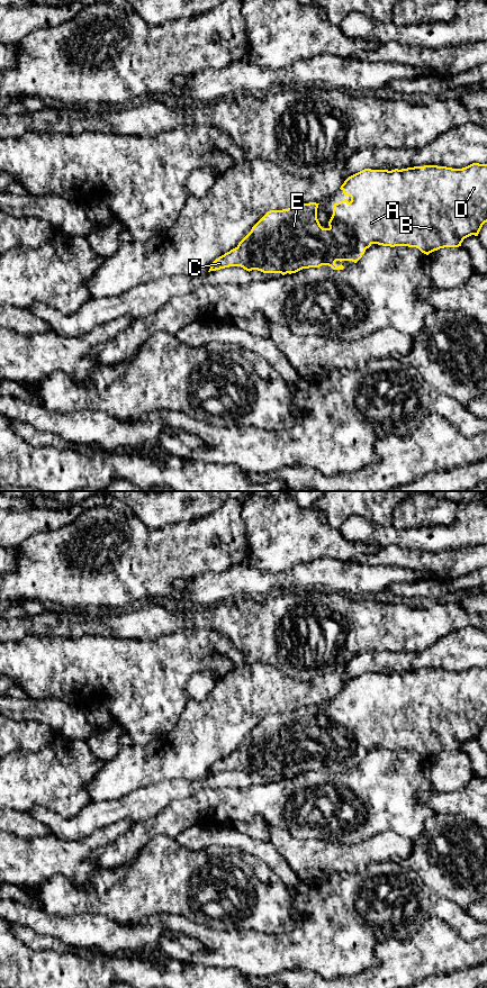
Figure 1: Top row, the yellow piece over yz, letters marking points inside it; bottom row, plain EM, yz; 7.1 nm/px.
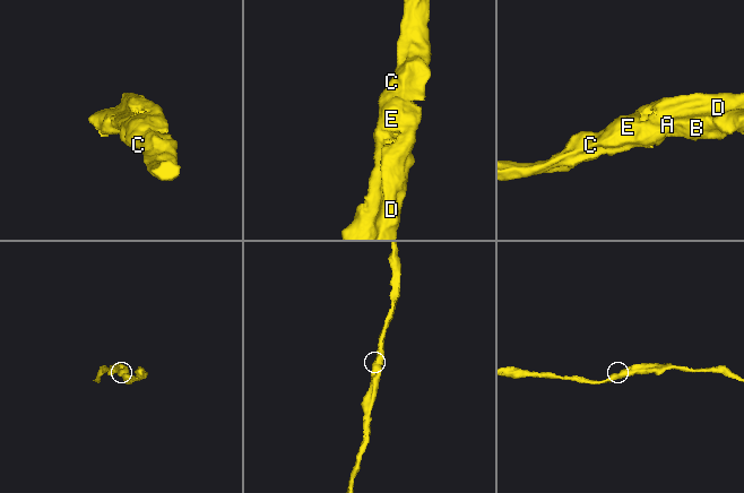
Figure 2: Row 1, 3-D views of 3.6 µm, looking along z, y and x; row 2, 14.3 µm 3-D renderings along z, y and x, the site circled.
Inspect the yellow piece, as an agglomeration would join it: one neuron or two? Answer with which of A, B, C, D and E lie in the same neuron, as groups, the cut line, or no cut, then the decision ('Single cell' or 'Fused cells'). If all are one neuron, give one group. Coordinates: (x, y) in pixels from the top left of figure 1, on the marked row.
Groups: A B C D E. No split. Single cell

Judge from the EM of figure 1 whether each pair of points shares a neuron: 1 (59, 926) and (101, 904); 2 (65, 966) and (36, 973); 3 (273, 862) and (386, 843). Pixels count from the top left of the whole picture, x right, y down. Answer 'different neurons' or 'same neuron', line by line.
1: different neurons
2: same neuron
3: different neurons

